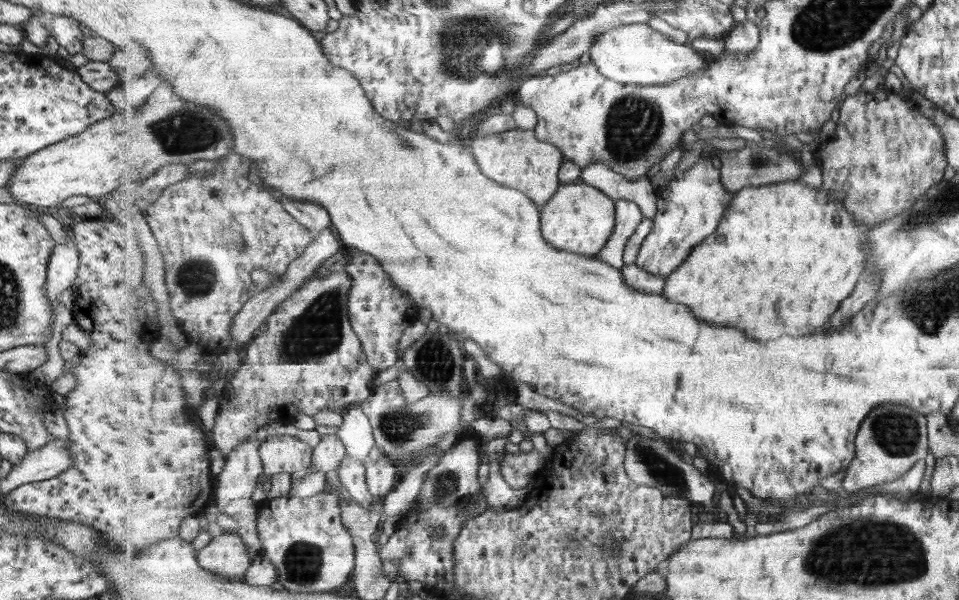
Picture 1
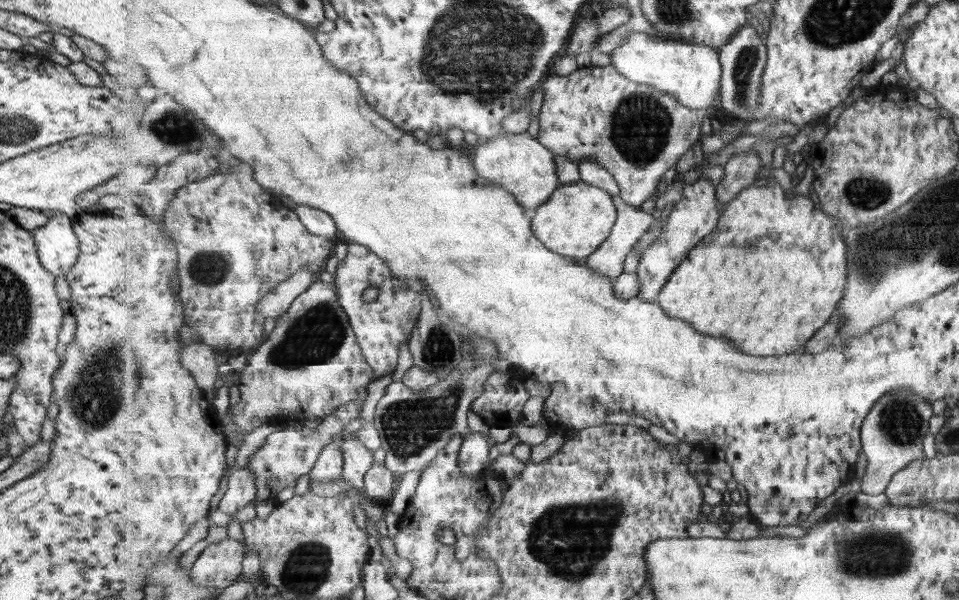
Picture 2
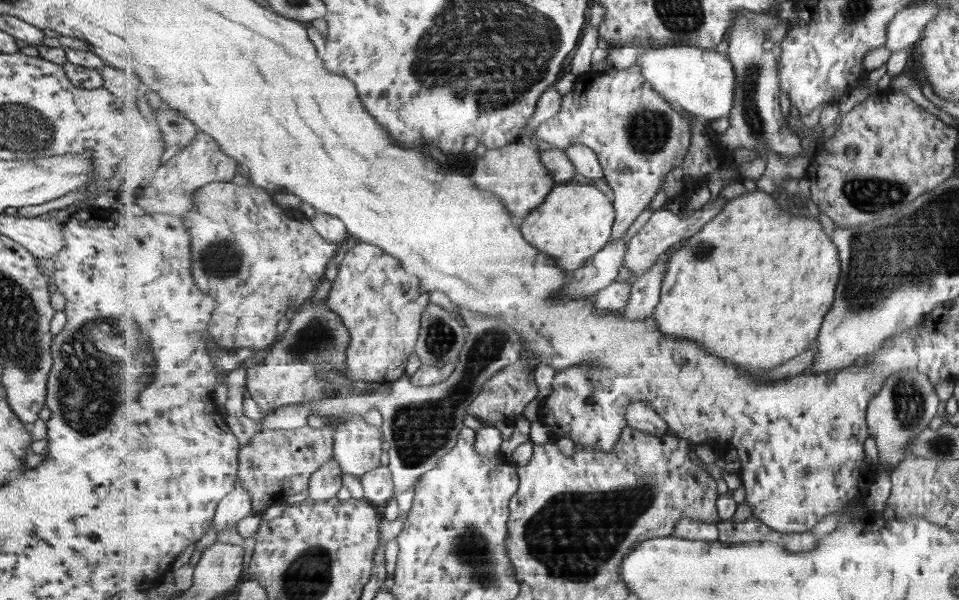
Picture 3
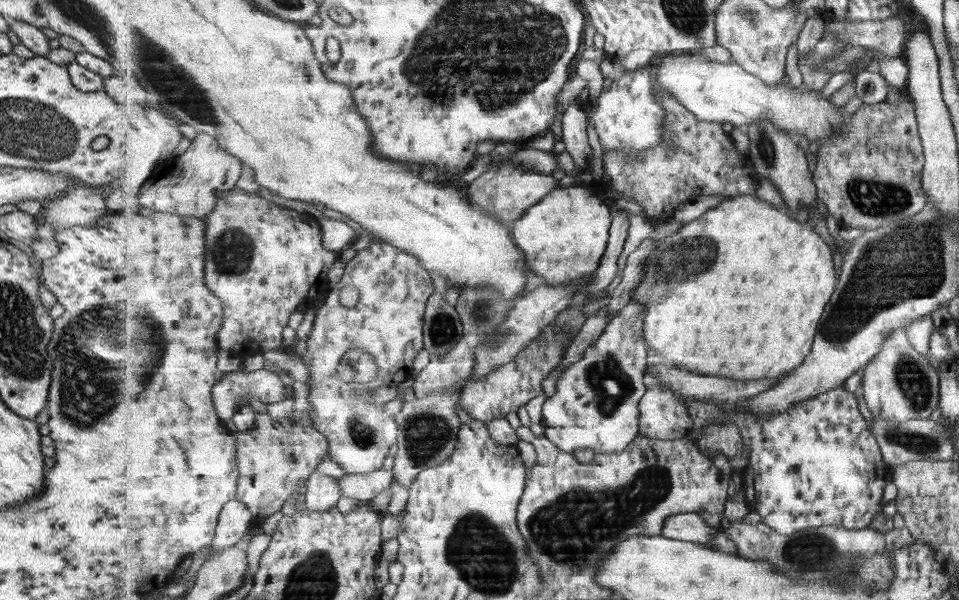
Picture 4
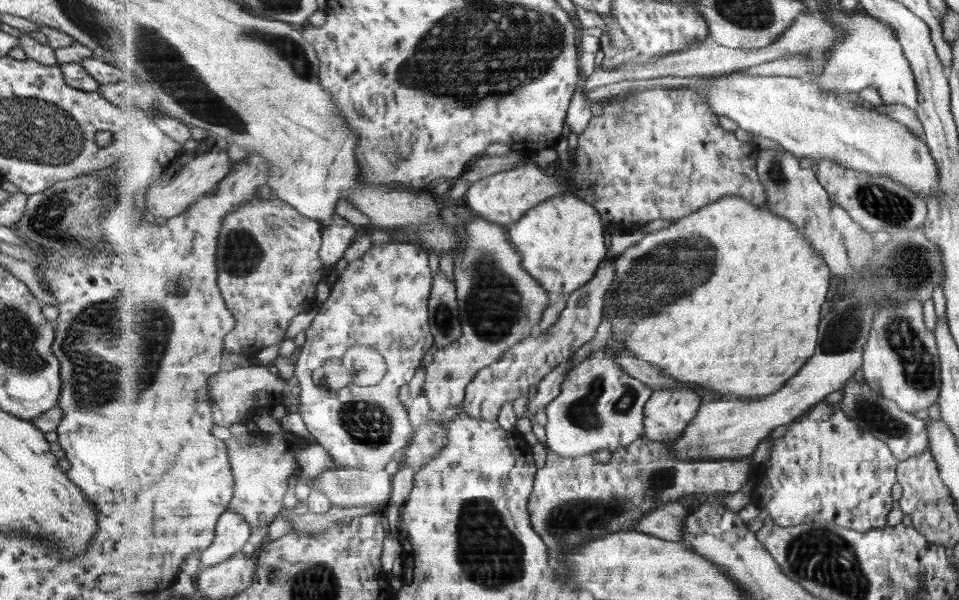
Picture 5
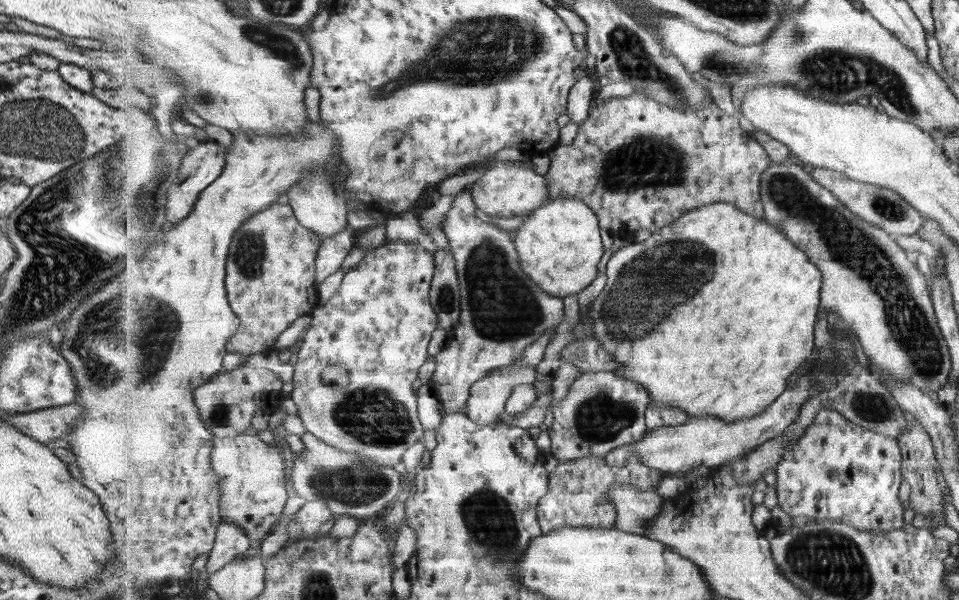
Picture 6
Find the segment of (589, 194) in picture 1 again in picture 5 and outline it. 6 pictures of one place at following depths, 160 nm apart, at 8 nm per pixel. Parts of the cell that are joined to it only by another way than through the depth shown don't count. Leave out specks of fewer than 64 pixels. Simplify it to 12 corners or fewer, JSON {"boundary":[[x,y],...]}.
{"boundary":[[559,194],[507,227],[522,266],[571,295],[607,256],[602,214]]}

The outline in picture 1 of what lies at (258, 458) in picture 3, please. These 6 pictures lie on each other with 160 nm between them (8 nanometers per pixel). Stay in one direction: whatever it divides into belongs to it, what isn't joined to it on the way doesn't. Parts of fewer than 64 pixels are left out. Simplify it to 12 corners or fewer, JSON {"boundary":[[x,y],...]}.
{"boundary":[[290,435],[260,444],[267,476],[312,466],[314,448]]}

